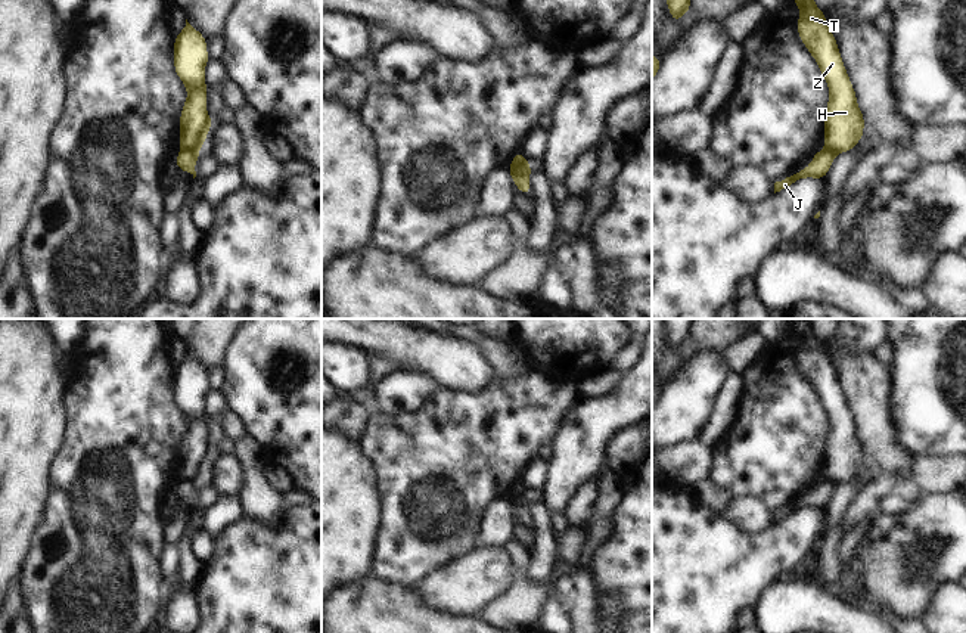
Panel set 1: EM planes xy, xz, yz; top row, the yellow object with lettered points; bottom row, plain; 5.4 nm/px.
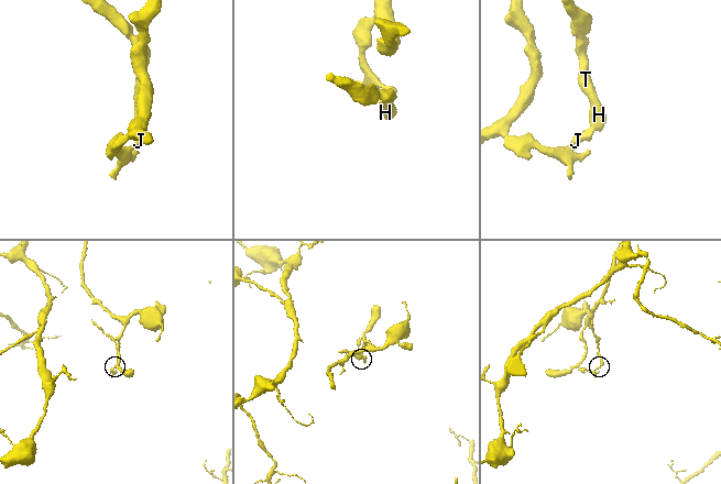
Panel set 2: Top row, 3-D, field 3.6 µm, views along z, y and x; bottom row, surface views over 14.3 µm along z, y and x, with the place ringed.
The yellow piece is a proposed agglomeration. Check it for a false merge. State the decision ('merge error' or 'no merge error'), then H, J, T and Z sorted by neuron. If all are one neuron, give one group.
merge error; groups H T Z / J

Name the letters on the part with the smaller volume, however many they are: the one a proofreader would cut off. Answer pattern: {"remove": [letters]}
{"remove": ["H", "T", "Z"]}

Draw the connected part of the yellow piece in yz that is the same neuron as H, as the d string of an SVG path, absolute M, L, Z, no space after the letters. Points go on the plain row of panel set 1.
M799 320L792 332L801 339L796 362L802 375L820 397L829 418L824 449L824 475L835 485L852 481L864 468L864 447L855 421L844 397L836 367L827 357L826 345L816 333L811 320Z

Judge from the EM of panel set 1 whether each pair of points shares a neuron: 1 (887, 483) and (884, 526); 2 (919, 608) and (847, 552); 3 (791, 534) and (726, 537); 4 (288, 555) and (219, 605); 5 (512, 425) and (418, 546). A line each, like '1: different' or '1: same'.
1: different
2: different
3: same
4: same
5: same

